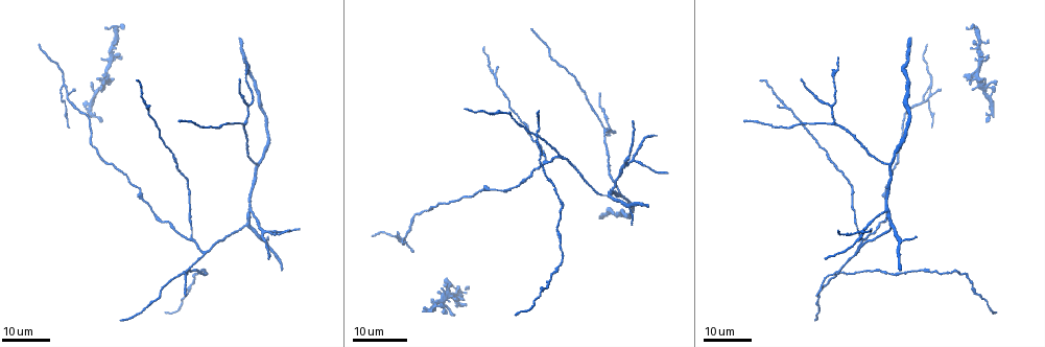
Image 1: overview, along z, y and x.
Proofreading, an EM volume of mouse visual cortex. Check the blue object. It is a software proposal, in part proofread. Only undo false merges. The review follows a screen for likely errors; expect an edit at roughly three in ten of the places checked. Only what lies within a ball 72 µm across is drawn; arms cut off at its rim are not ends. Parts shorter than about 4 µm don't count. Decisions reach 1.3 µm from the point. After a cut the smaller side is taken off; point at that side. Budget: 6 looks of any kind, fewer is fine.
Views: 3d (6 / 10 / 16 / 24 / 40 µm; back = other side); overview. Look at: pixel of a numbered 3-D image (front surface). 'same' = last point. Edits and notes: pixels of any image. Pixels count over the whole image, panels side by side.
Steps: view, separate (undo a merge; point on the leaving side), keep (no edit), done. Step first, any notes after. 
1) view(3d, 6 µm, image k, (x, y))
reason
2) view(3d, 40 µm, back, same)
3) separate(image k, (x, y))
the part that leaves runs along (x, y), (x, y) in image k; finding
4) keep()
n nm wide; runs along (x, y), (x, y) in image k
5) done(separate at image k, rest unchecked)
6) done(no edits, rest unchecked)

view(3d, 16 µm, image 1, (64, 86))
a fork

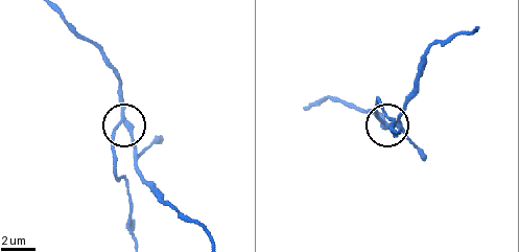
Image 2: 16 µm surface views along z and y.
view(3d, 6 µm, image 2, (123, 121))
zoom in

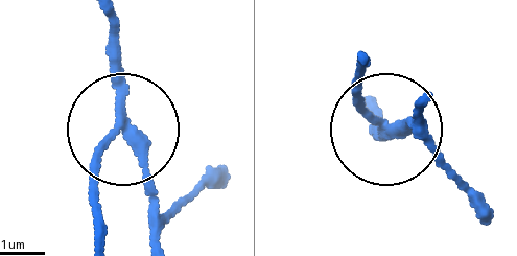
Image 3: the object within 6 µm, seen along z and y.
separate(image 3, (95, 165))
3 arms; a second neuron is stuck on

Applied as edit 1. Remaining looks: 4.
view(overview)

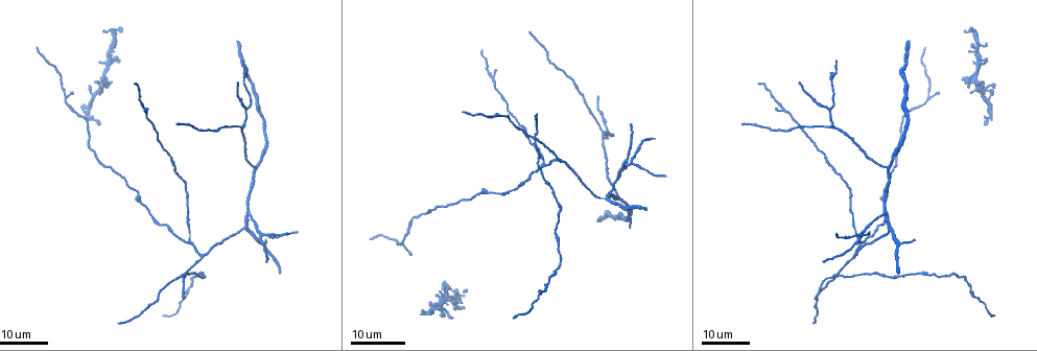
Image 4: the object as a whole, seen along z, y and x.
view(3d, 16 µm, image 4, (247, 108))
three arms meet

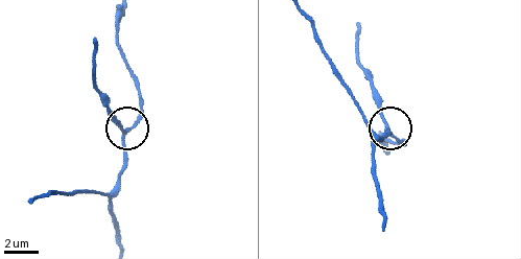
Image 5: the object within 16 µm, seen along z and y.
view(3d, 6 µm, image 5, (125, 131))

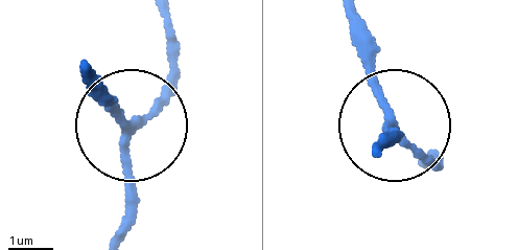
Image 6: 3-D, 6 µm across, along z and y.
keep()
3 arms; runs along (118, 236), (133, 120), (85, 71) in image 6; all the same neuron

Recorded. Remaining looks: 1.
done(separate at image 3, rest unchecked)

